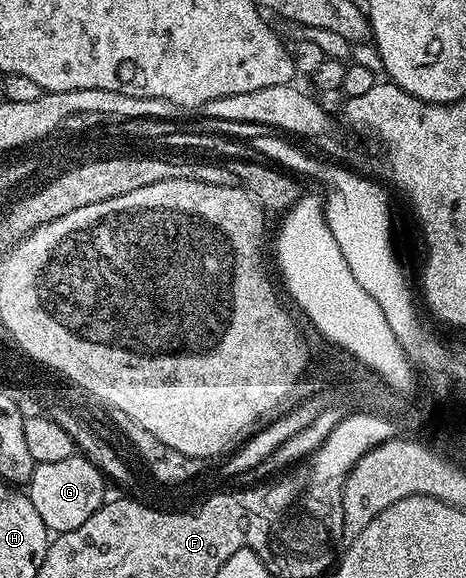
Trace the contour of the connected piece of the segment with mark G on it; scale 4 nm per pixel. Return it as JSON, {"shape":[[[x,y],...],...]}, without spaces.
{"shape":[[[81,453],[67,457],[64,461],[48,461],[35,466],[28,484],[30,506],[36,509],[40,521],[54,533],[76,531],[96,509],[100,509],[106,495],[107,480],[96,465]]]}

